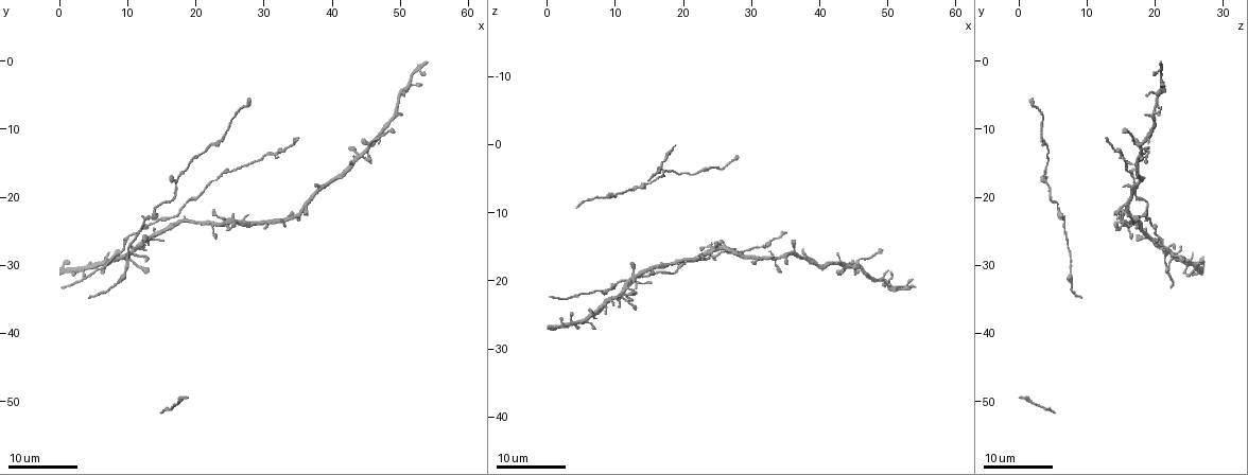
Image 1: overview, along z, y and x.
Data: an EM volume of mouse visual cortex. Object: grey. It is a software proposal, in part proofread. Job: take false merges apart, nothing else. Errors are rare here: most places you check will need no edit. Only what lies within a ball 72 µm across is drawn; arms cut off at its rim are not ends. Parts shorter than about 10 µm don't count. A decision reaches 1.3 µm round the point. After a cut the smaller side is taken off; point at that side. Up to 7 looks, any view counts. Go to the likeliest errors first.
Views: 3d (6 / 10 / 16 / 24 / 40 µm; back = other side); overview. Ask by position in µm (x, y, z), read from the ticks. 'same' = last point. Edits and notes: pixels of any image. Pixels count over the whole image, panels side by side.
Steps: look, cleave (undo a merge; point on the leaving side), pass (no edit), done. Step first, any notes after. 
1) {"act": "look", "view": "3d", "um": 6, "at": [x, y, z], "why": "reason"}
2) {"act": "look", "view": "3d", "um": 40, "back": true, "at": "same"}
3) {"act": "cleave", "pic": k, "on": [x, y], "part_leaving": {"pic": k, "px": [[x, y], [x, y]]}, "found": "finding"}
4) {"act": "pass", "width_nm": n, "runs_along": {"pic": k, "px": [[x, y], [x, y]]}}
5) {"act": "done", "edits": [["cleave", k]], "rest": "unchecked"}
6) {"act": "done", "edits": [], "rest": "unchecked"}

{"act": "look", "view": "3d", "um": 24, "at": [13.5, 23.5, 19.5], "why": "arms part here"}

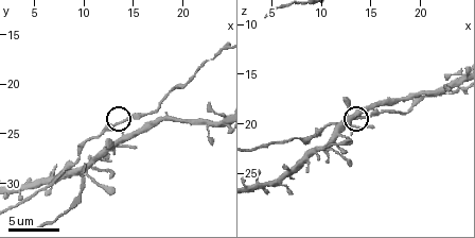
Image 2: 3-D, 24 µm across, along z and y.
{"act": "look", "view": "3d", "um": 6, "at": [13.6, 23.8, 19.2]}

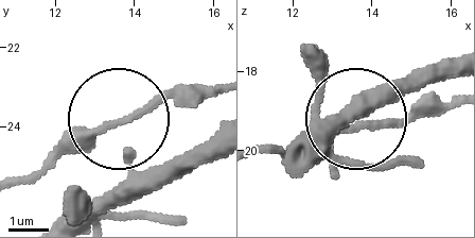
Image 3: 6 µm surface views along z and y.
{"act": "pass", "arms": 3, "runs_along": {"pic": 3, "px": [[218, 133], [147, 166], [107, 122], [50, 166]]}, "found": "all the same neuron"}

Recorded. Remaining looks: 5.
{"act": "look", "view": "3d", "um": 10, "at": [17.8, 23.6, 17.6], "why": "three-way junction"}

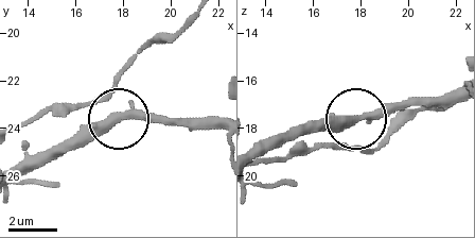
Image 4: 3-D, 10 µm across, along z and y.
{"act": "look", "view": "3d", "um": 10, "back": true, "at": [17.6, 23.5, 17.6]}

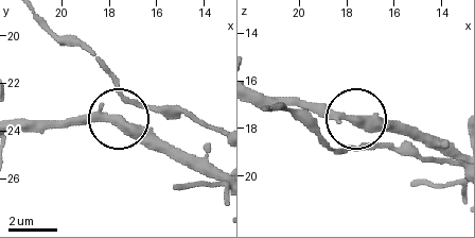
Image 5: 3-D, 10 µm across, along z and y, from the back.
{"act": "pass", "side_arm_um": 51, "runs_along": {"pic": 5, "px": [[117, 123], [58, 120]]}, "found": "one neuron here"}

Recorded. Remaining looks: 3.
{"act": "look", "view": "3d", "um": 24, "at": [17.0, 18.5, 4.5], "why": "narrows sharply"}

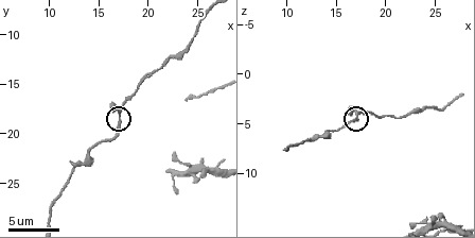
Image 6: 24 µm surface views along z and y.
{"act": "look", "view": "3d", "um": 6, "at": [17.0, 18.4, 4.2]}

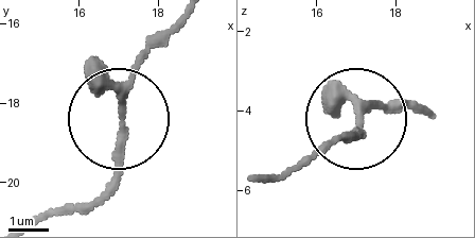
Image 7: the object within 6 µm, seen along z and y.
{"act": "pass", "found": "all the same neuron"}

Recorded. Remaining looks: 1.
{"act": "done", "edits": [], "rest": "unchecked"}

